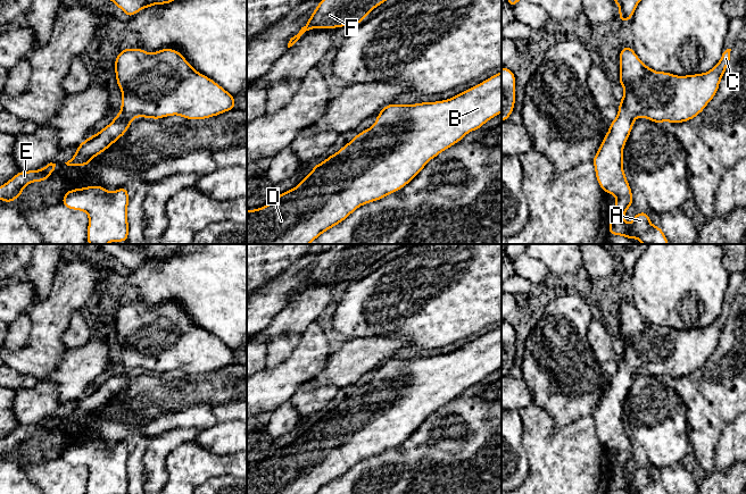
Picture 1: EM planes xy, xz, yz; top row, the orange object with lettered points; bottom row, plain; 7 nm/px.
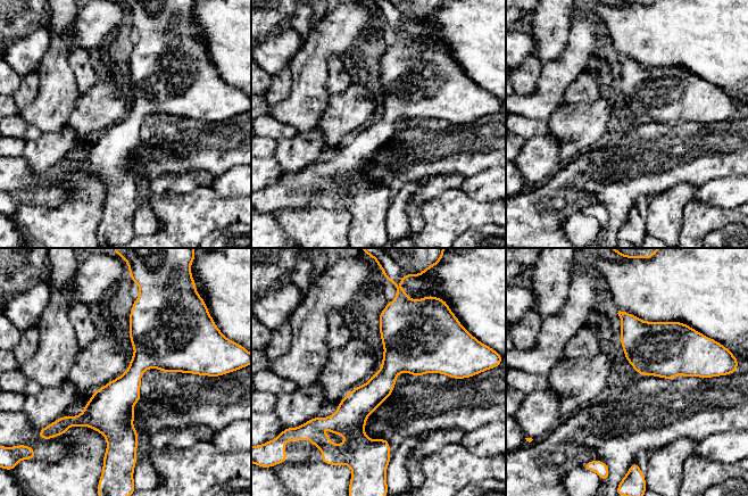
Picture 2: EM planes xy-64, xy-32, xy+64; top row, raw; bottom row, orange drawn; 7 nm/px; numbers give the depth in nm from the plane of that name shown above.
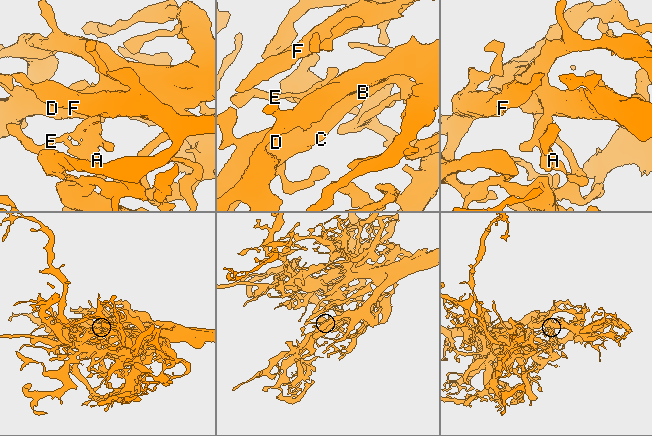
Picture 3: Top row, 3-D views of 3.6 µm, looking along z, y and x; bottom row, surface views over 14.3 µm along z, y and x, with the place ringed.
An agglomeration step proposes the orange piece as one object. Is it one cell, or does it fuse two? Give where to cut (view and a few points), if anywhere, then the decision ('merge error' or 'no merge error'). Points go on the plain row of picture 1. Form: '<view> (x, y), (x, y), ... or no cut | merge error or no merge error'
no cut | no merge error

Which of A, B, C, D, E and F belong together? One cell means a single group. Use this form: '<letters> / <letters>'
A B C D E F

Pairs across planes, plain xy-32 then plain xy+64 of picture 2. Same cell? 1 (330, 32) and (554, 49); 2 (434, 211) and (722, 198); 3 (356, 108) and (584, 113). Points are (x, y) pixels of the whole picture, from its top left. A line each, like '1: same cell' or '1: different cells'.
1: different cells
2: different cells
3: same cell

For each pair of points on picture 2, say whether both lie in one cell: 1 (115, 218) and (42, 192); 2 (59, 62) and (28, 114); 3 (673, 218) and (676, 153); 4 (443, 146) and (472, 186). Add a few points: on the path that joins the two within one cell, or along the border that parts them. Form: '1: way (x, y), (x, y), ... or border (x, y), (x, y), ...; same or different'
1: way (115, 190), (115, 183), (98, 166), (65, 166); same
2: way (56, 75), (56, 88), (42, 101); same
3: border (698, 186), (675, 184), (651, 199); different
4: border (491, 167), (465, 178); different

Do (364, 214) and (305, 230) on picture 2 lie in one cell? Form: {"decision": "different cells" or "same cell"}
{"decision": "different cells"}

